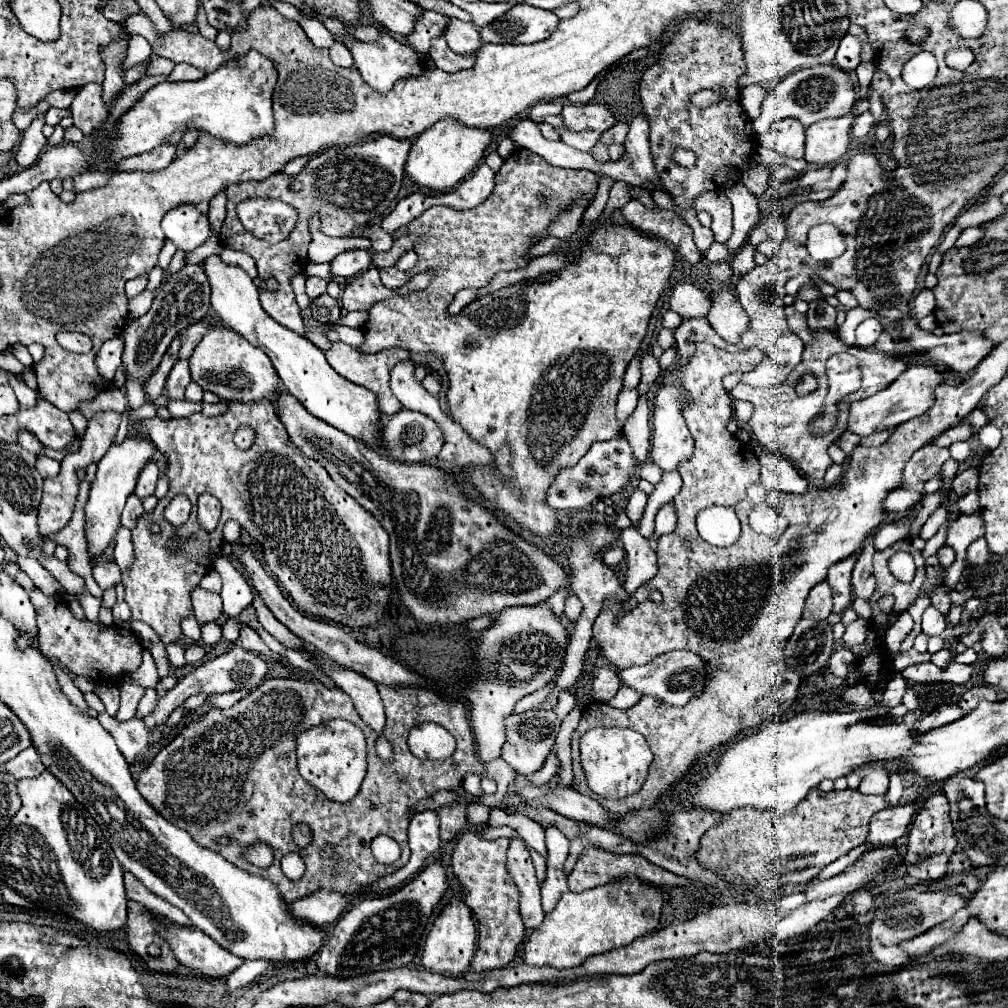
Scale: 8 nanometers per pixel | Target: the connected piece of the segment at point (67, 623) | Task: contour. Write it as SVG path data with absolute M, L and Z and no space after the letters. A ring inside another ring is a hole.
M24 572L16 574L16 582L28 592L36 608L38 646L46 658L58 660L64 668L68 668L74 674L90 676L96 684L118 682L124 674L138 670L138 666L142 664L142 644L138 636L118 626L102 626L86 618L78 620L64 602L56 604L54 596L42 594Z

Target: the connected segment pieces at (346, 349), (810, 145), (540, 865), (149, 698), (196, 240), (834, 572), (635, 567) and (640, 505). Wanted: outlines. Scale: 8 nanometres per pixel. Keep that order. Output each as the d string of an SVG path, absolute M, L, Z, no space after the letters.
M336 342L326 354L326 360L328 364L344 378L348 378L350 382L358 384L358 386L366 386L368 390L372 390L376 396L378 396L378 402L380 402L380 408L384 414L392 416L396 412L402 410L402 404L394 398L392 390L390 390L390 370L394 368L396 362L400 360L408 360L410 358L410 352L408 350L402 350L402 348L394 348L394 350L382 350L378 354L366 354L366 352L360 352L358 348L352 348L344 342Z
M858 102L848 116L820 120L806 128L806 160L826 166L842 158L850 146L850 130L854 120L868 110L868 102Z
M528 846L528 850L530 850L530 856L534 858L534 868L536 868L538 884L542 884L542 882L544 882L544 878L546 878L546 860L544 860L538 852L534 852L530 846Z
M148 688L146 694L144 694L144 698L140 700L140 704L138 704L138 708L136 708L138 712L136 712L134 718L144 718L144 716L148 716L148 712L152 712L152 708L156 706L156 702L158 702L158 698L156 698L154 688Z
M180 204L180 208L168 210L162 220L162 230L184 252L192 252L212 236L208 216L192 204Z
M852 554L846 560L832 564L828 570L826 580L828 580L832 594L834 594L834 612L844 612L852 600L850 578L852 578L852 568L856 564L856 558L858 558L858 554Z
M634 528L620 532L620 540L628 554L628 572L624 580L624 590L632 596L644 582L656 576L656 552L648 546L648 540L642 538Z
M634 490L632 492L632 496L628 500L628 506L626 506L626 516L632 522L638 522L642 518L642 512L646 508L646 500L648 500L648 496L642 490Z

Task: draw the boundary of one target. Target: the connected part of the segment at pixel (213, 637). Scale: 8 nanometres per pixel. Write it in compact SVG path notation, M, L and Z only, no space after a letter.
M210 622L206 626L202 626L202 642L212 646L218 644L222 640L222 626L218 626L216 622Z

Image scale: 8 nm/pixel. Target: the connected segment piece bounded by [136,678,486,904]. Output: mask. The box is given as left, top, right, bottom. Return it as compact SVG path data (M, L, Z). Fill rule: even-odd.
M268 678L268 680L264 680L262 686L252 690L246 698L242 698L230 710L212 708L208 714L202 714L198 722L192 722L188 728L184 728L182 734L176 740L172 740L166 748L162 748L160 754L152 760L152 764L140 774L136 788L144 796L144 800L148 800L148 804L152 804L152 808L156 808L156 812L160 812L160 816L168 818L170 824L186 830L202 848L210 848L212 852L218 852L222 858L226 858L240 870L246 870L250 874L272 880L288 904L306 896L306 894L312 894L316 890L338 890L344 894L352 894L360 886L372 884L378 878L392 874L408 862L408 858L410 858L410 848L408 848L408 838L406 838L408 816L414 814L414 806L422 798L434 794L440 788L454 790L454 792L460 792L466 796L466 792L462 788L464 774L466 772L482 774L486 768L482 762L476 760L476 752L474 752L476 740L470 730L464 704L448 702L448 700L440 698L436 692L430 692L426 688L418 688L418 690L416 688L390 688L390 686L378 684L378 692L386 706L386 730L382 730L382 736L392 744L392 758L388 762L384 762L376 754L378 734L362 722L362 718L354 710L350 696L344 690L330 690L330 688L322 686L318 680ZM334 718L354 722L354 726L358 726L366 736L366 750L368 750L366 752L366 758L368 758L366 778L360 786L360 792L354 796L354 800L350 800L350 806L328 800L318 788L310 786L300 776L298 766L296 766L298 734L302 730L308 730L316 724L322 724L322 722L328 722ZM422 722L438 722L446 730L452 732L452 736L456 738L456 744L458 744L454 756L450 756L444 762L418 760L412 756L412 752L408 750L406 738L408 738L410 728L414 728ZM300 822L308 824L312 828L312 844L304 850L296 848L292 834L290 834L292 826L300 824ZM378 834L388 834L390 838L394 838L400 844L402 854L394 864L380 864L372 856L370 842ZM222 836L230 838L228 846L220 846L214 842L216 838L222 838ZM254 842L268 842L274 848L274 862L270 868L258 868L258 866L252 866L246 860L242 860L244 848L248 848ZM326 846L330 846L336 852L338 860L322 856L322 850ZM288 852L298 852L306 864L304 876L296 882L288 880L280 870L280 858Z

